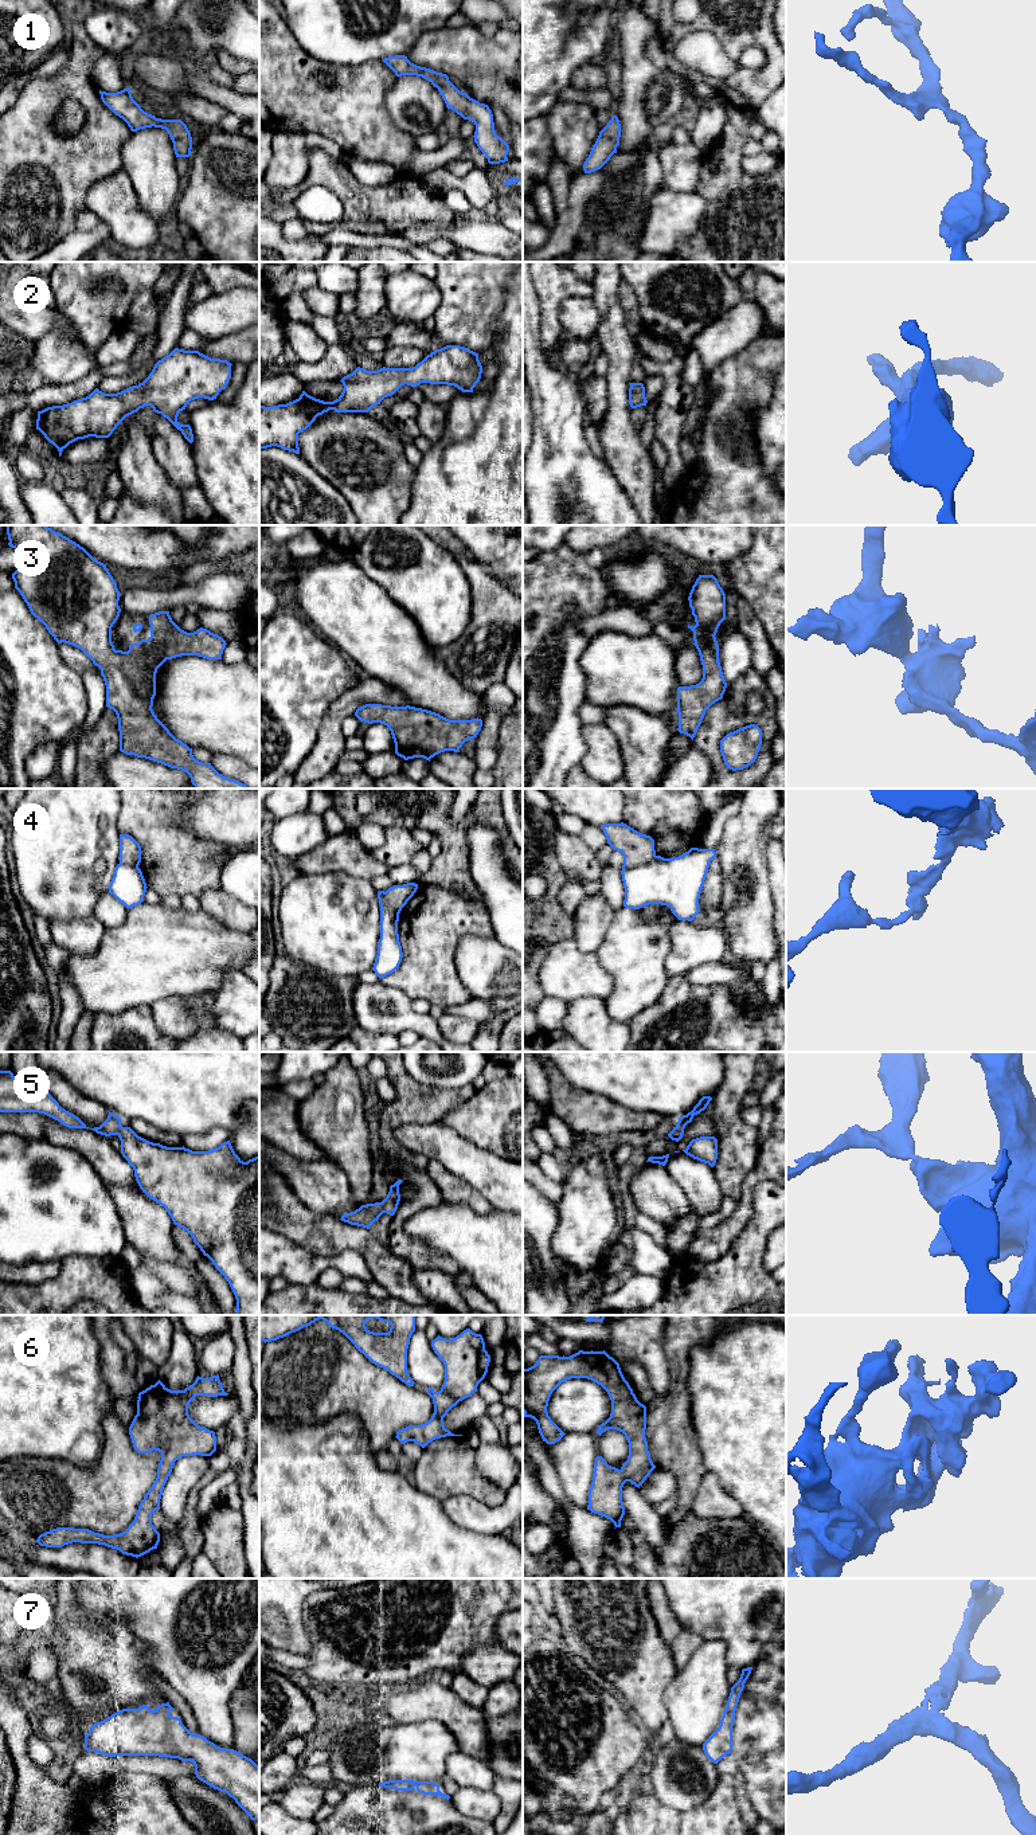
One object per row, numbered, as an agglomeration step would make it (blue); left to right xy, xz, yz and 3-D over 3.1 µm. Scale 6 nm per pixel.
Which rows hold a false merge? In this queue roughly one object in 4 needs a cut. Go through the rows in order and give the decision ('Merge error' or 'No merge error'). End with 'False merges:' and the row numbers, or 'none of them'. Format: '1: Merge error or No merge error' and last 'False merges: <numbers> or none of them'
1: No merge error
2: No merge error
3: No merge error
4: Merge error
5: No merge error
6: No merge error
7: No merge error
False merges: 4

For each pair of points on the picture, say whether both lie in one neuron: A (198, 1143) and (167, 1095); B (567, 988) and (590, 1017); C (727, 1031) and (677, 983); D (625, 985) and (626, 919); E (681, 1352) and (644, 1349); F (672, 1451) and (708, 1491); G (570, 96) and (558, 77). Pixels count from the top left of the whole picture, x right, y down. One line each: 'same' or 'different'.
A: different
B: different
C: same
D: same
E: different
F: different
G: different

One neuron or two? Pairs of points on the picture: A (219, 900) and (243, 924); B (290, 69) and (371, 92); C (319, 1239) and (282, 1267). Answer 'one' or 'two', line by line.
A: one
B: one
C: two

